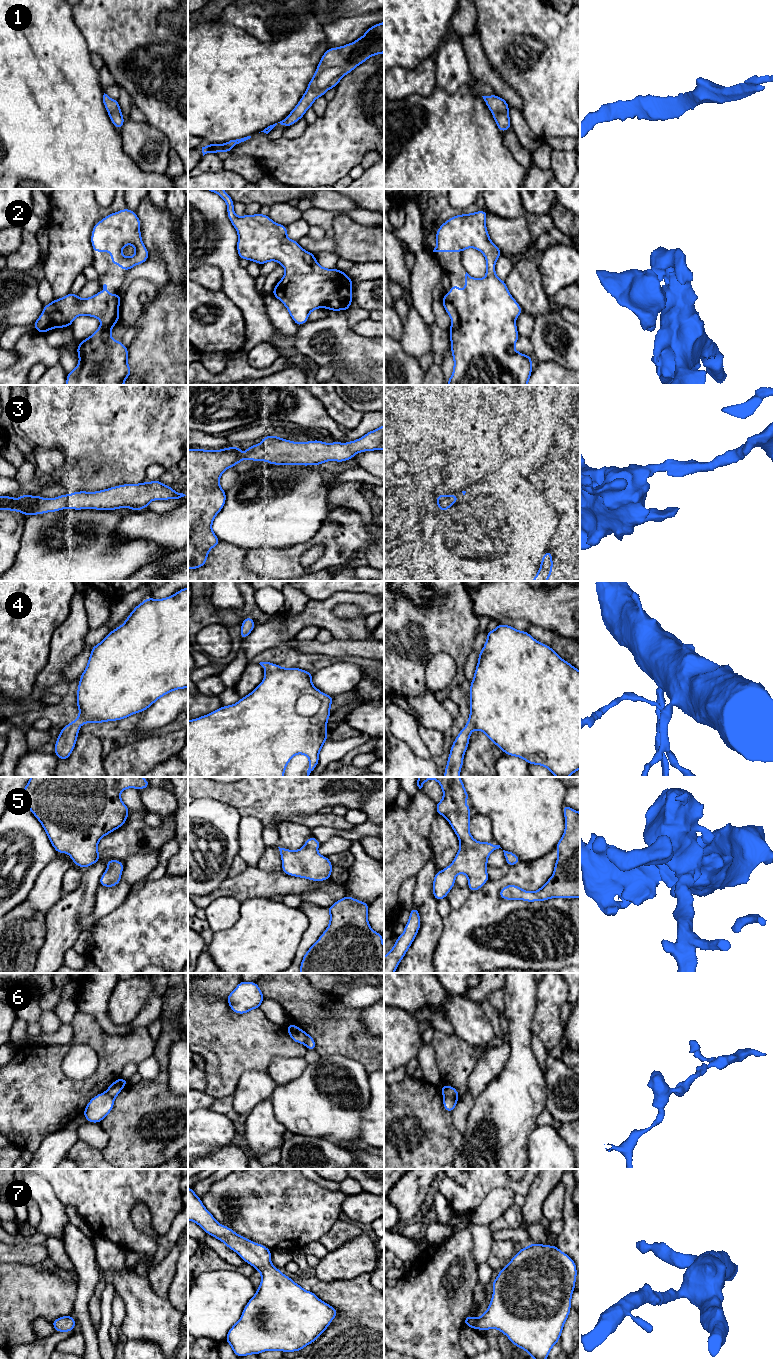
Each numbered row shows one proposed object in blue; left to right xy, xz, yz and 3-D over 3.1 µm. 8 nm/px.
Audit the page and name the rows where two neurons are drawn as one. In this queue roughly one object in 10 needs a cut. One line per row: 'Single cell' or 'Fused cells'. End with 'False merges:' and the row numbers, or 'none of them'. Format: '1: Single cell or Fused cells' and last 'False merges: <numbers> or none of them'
1: Single cell
2: Single cell
3: Single cell
4: Single cell
5: Single cell
6: Fused cells
7: Single cell
False merges: 6

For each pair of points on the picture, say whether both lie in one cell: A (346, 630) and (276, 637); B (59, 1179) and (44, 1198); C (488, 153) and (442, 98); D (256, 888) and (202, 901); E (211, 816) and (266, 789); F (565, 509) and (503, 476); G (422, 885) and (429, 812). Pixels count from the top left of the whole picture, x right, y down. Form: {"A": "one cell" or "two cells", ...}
{"A": "one cell", "B": "two cells", "C": "one cell", "D": "one cell", "E": "two cells", "F": "two cells", "G": "two cells"}

